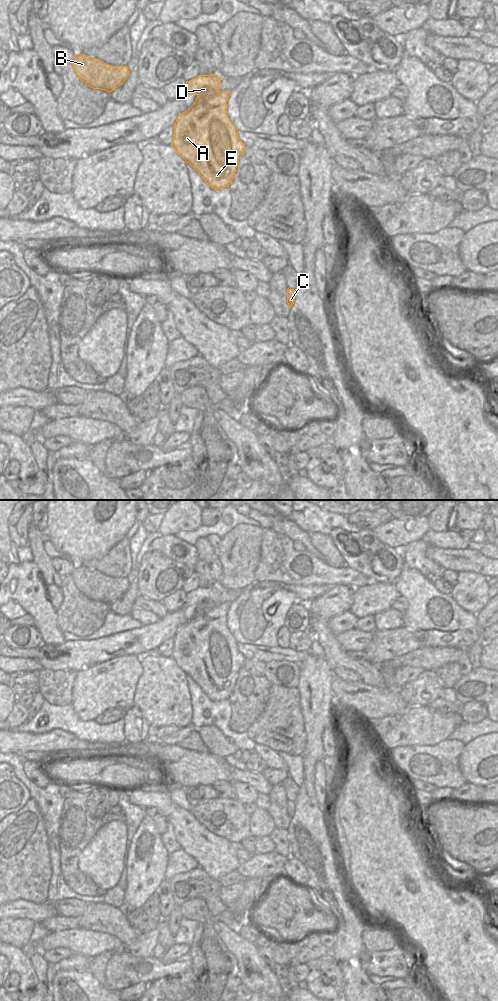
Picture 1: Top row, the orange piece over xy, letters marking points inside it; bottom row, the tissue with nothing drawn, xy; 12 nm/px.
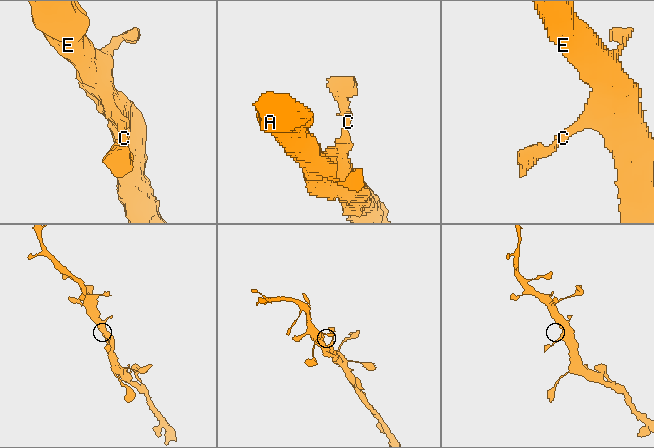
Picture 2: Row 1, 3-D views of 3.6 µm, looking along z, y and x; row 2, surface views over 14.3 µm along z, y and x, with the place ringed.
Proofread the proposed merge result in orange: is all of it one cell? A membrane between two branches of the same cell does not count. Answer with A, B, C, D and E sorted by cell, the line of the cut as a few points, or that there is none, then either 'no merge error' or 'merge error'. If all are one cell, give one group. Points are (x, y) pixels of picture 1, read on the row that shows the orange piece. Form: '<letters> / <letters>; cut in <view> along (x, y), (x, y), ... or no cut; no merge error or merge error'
A B C D E; no cut; no merge error

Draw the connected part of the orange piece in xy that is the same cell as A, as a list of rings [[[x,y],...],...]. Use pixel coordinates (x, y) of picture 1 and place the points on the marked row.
[[[215,74],[198,75],[186,81],[183,95],[196,94],[194,104],[178,115],[174,124],[172,146],[189,163],[212,189],[229,187],[232,182],[239,158],[245,150],[244,143],[238,138],[238,131],[227,115],[227,101],[230,91],[220,91],[222,77]]]

